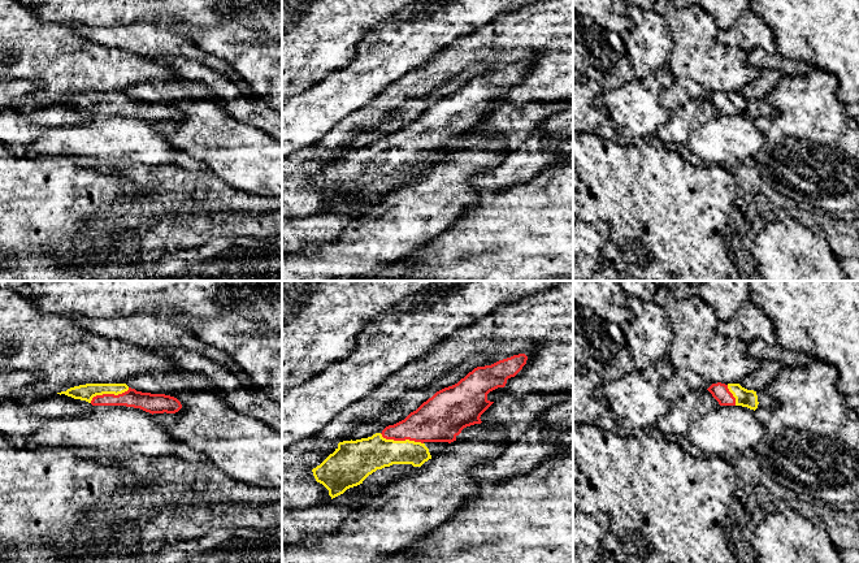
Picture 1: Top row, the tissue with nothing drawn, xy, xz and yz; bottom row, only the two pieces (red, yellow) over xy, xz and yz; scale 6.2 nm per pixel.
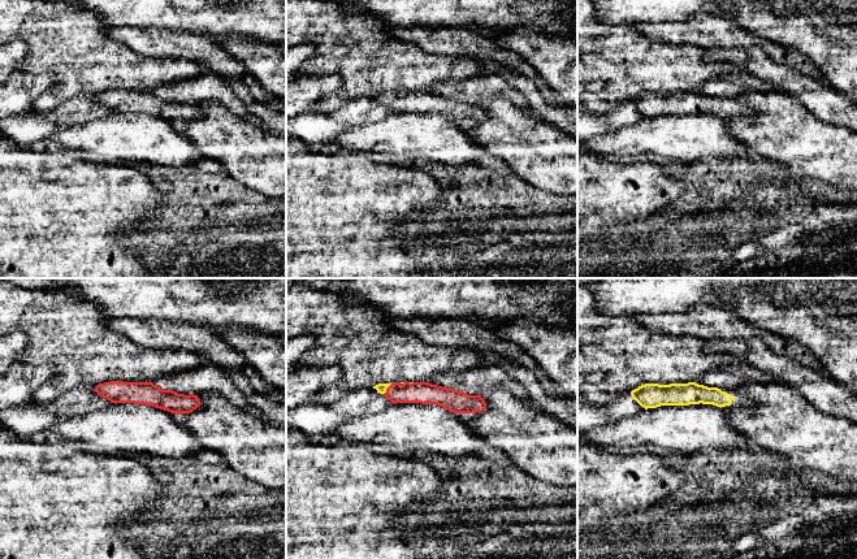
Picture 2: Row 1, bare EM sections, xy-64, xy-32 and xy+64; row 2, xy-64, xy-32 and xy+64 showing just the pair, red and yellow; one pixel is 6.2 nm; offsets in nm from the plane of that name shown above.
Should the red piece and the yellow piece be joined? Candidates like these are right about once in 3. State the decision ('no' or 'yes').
yes

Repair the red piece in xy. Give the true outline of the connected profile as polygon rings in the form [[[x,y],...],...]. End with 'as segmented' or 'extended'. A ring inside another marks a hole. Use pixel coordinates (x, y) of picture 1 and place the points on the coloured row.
[[[86,384],[57,394],[86,400],[92,406],[126,406],[152,415],[175,413],[182,408],[181,402],[174,397],[136,391],[126,384]]]; extended

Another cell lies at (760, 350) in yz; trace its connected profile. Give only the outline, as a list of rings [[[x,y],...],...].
[[[760,338],[751,341],[747,351],[759,361],[773,360],[785,367],[804,367],[812,361],[812,358],[804,352],[784,348],[778,343],[769,345]]]

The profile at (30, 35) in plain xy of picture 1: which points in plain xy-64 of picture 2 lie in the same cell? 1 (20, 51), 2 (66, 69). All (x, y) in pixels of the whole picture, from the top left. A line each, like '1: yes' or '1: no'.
1: no
2: yes

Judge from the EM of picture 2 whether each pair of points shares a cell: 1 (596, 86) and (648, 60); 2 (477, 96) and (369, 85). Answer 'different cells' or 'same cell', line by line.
1: different cells
2: different cells

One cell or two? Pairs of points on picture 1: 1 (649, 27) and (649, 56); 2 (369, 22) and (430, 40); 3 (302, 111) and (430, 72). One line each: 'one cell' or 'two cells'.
1: one cell
2: two cells
3: two cells

